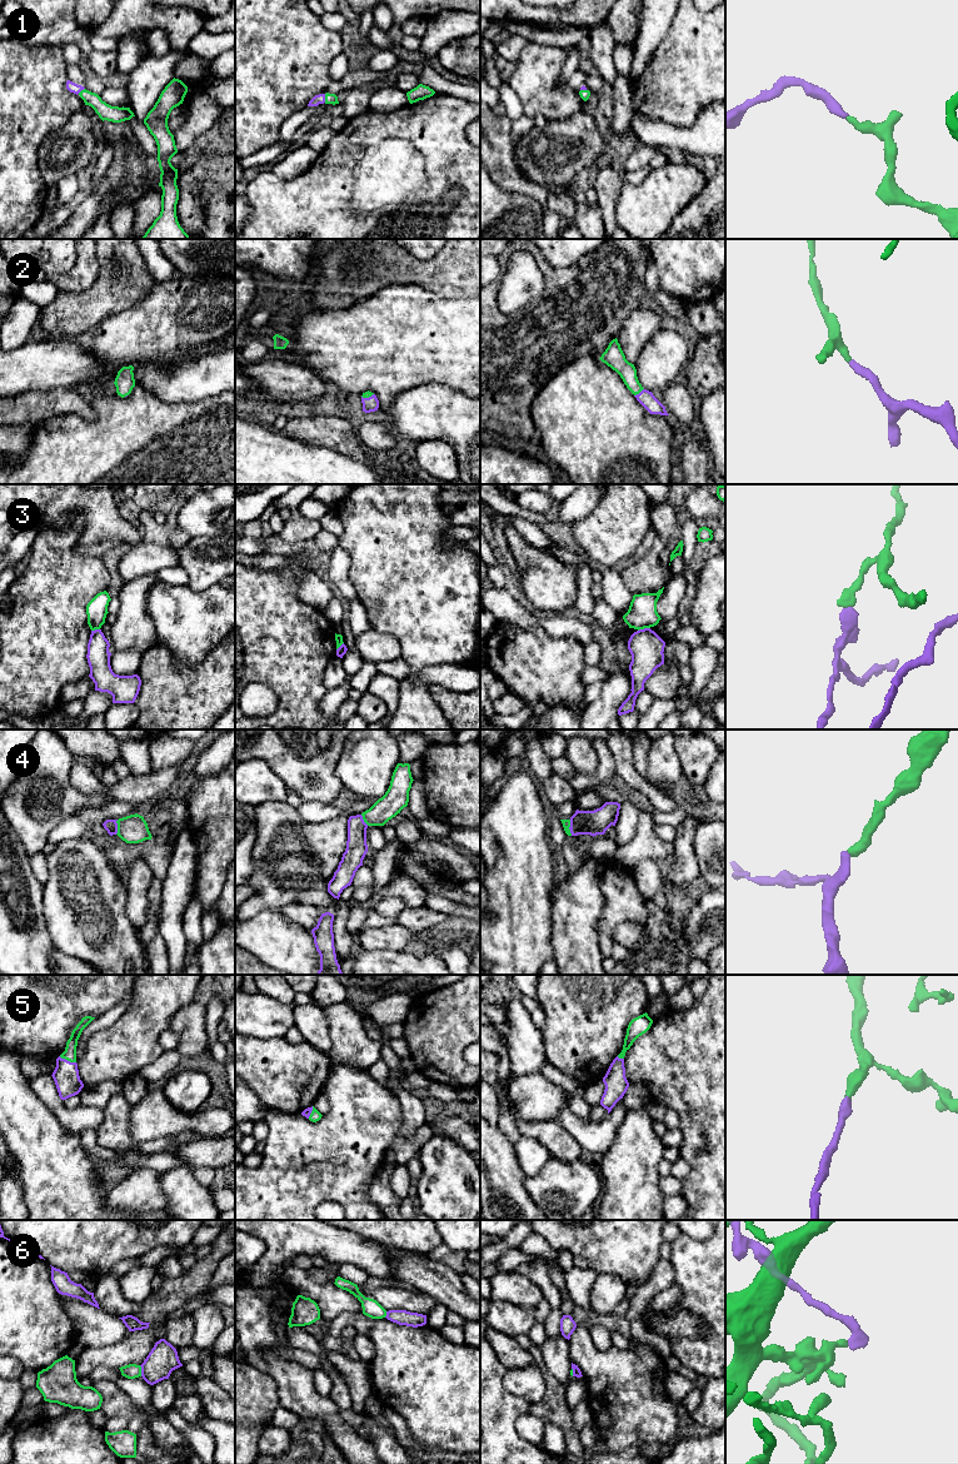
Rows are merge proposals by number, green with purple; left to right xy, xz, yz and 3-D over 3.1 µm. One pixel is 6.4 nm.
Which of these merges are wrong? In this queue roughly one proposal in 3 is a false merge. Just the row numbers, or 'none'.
3, 6

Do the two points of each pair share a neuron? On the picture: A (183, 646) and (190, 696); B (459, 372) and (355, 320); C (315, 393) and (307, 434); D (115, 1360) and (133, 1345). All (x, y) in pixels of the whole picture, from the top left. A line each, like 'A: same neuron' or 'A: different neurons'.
A: different neurons
B: same neuron
C: different neurons
D: same neuron

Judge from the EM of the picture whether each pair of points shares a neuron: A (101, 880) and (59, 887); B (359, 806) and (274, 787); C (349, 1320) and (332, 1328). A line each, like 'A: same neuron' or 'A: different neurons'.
A: same neuron
B: different neurons
C: same neuron

